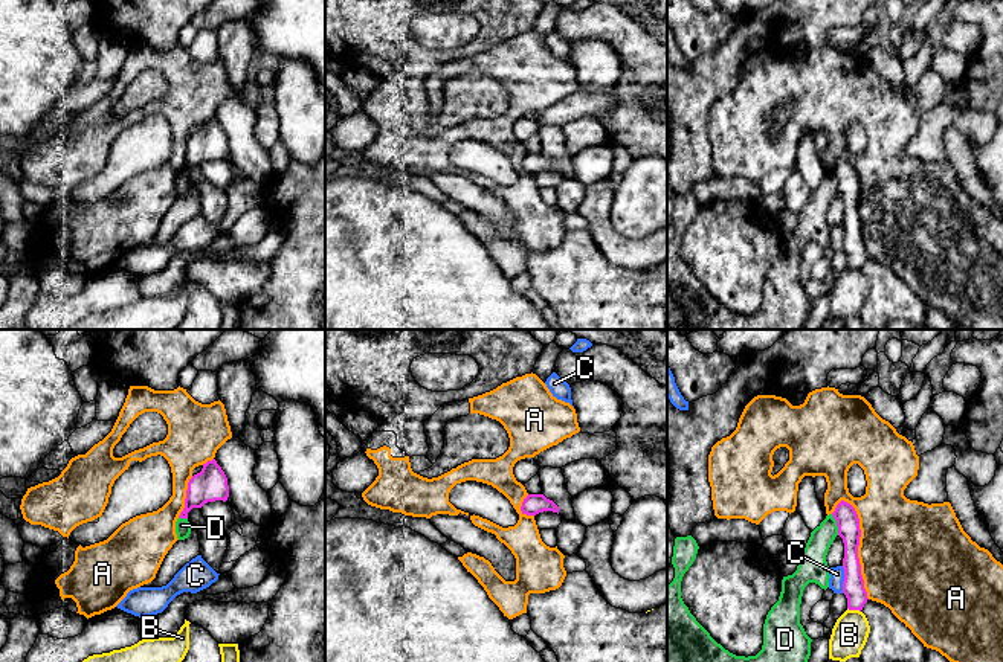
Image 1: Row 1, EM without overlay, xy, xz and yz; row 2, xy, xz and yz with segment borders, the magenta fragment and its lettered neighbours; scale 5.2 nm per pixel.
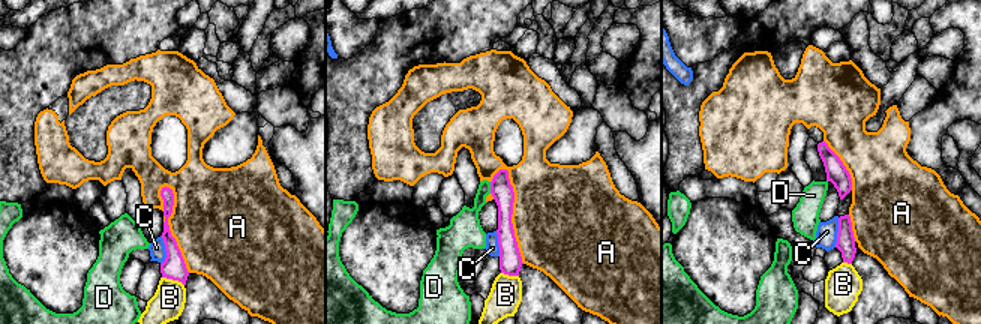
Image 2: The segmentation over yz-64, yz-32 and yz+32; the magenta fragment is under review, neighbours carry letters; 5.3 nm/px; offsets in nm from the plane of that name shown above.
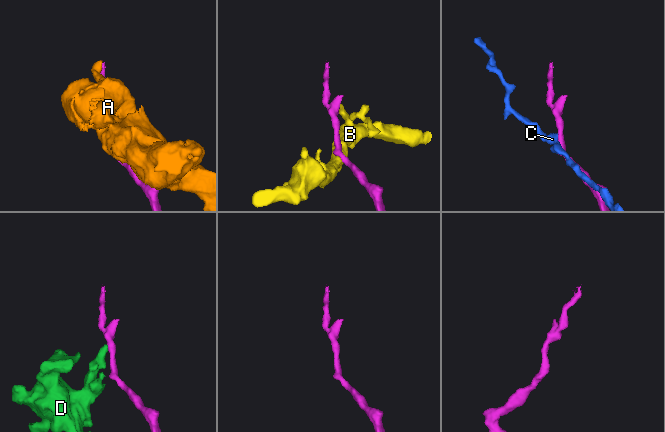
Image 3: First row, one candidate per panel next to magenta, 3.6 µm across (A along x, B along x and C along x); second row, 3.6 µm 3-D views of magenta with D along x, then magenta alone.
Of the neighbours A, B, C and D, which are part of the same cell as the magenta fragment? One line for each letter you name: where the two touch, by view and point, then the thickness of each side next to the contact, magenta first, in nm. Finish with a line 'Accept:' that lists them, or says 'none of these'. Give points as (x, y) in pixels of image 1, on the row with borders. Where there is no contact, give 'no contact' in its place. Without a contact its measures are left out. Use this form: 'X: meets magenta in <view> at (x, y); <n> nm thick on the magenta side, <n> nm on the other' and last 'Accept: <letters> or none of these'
Accept: none of these

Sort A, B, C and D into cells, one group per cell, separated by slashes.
A / B / C / D

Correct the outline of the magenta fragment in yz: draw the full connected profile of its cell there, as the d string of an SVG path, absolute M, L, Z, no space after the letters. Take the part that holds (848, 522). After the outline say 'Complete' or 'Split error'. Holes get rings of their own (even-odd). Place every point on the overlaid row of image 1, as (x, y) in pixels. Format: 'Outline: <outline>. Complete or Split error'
Outline: M844 500L837 505L832 516L837 520L838 535L843 538L844 543L843 593L847 598L847 609L861 612L869 598L864 589L864 580L861 575L861 564L858 558L858 546L861 537L859 519L855 508Z. Complete

